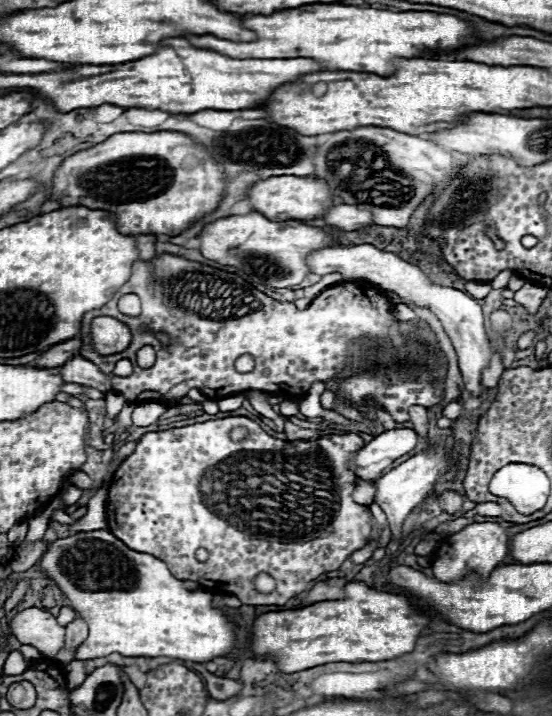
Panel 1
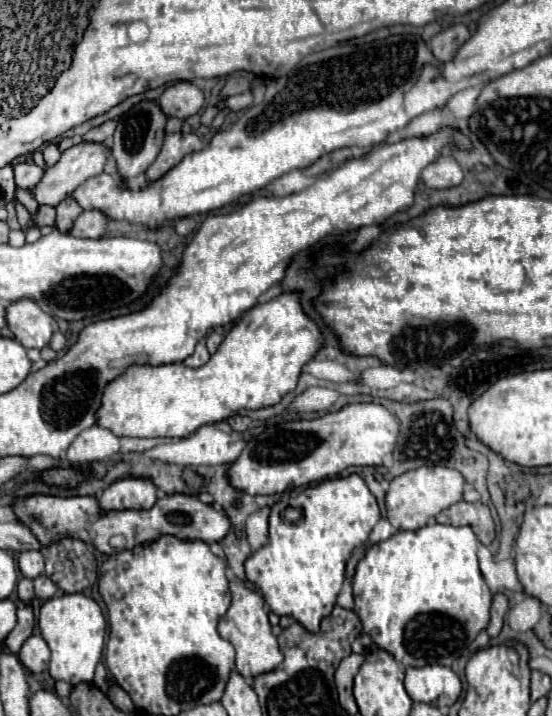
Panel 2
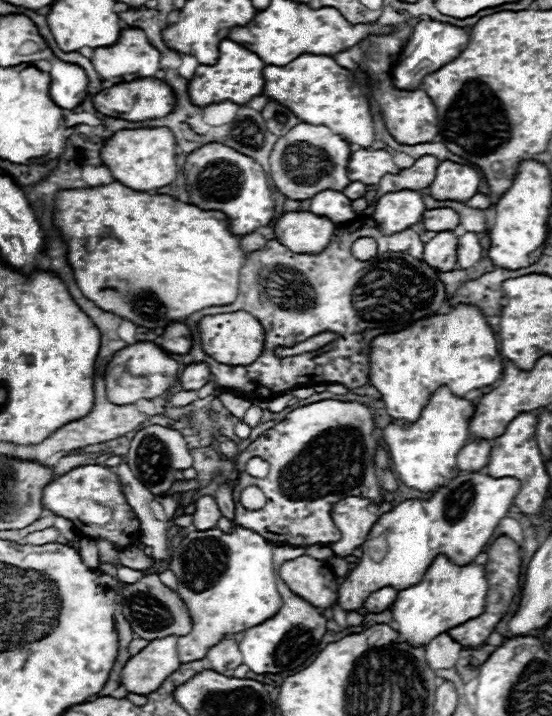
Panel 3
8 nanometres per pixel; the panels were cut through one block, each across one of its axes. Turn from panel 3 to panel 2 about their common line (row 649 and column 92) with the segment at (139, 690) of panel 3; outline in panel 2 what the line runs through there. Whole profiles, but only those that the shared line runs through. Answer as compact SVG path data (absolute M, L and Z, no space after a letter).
M80 142L62 152L60 160L44 170L40 184L30 192L40 206L58 206L84 184L84 180L102 174L104 162L106 156L102 144Z

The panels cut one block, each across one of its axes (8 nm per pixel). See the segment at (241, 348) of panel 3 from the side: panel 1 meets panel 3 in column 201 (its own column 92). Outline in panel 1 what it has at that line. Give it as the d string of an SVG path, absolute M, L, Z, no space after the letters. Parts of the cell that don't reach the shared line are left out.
M100 316L92 320L92 342L98 354L114 354L122 352L130 344L130 330L116 318Z

